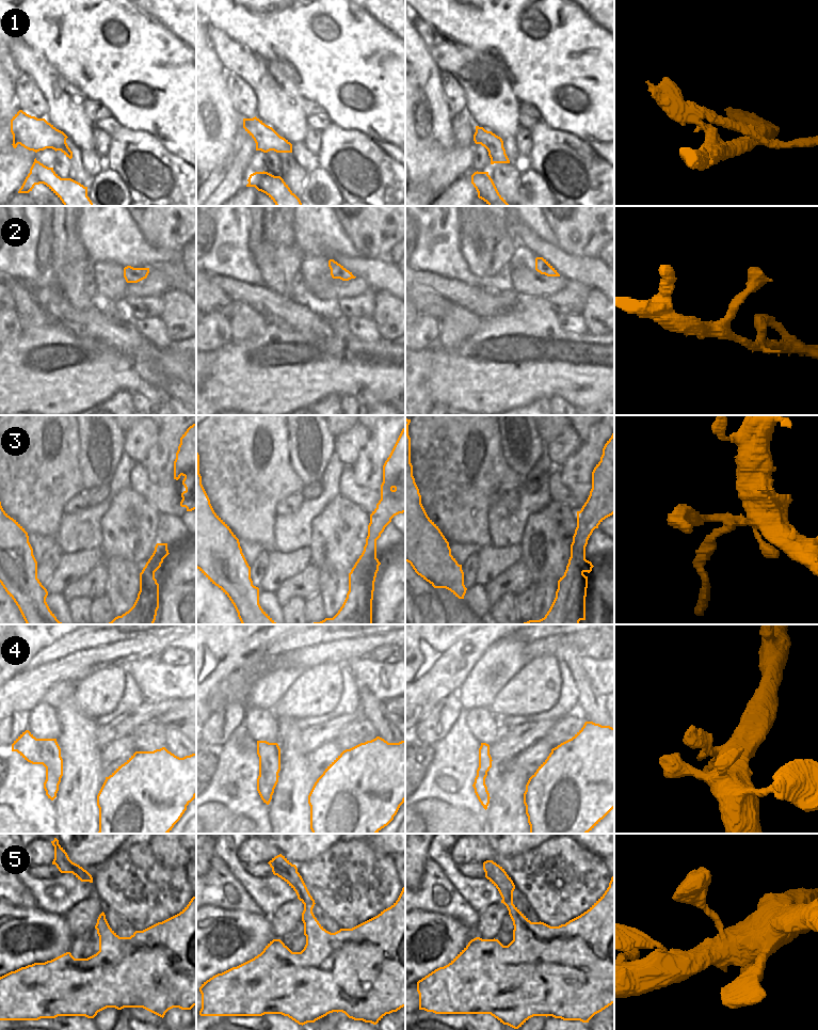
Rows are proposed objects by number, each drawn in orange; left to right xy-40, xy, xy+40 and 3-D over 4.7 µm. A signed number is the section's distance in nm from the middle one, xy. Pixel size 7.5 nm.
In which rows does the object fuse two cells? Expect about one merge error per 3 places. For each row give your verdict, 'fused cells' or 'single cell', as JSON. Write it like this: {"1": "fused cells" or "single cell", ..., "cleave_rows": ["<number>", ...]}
{"1": "fused cells", "2": "single cell", "3": "fused cells", "4": "single cell", "5": "single cell", "cleave_rows": ["1", "3"]}

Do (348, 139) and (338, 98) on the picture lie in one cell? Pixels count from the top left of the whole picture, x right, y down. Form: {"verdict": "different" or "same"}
{"verdict": "different"}

